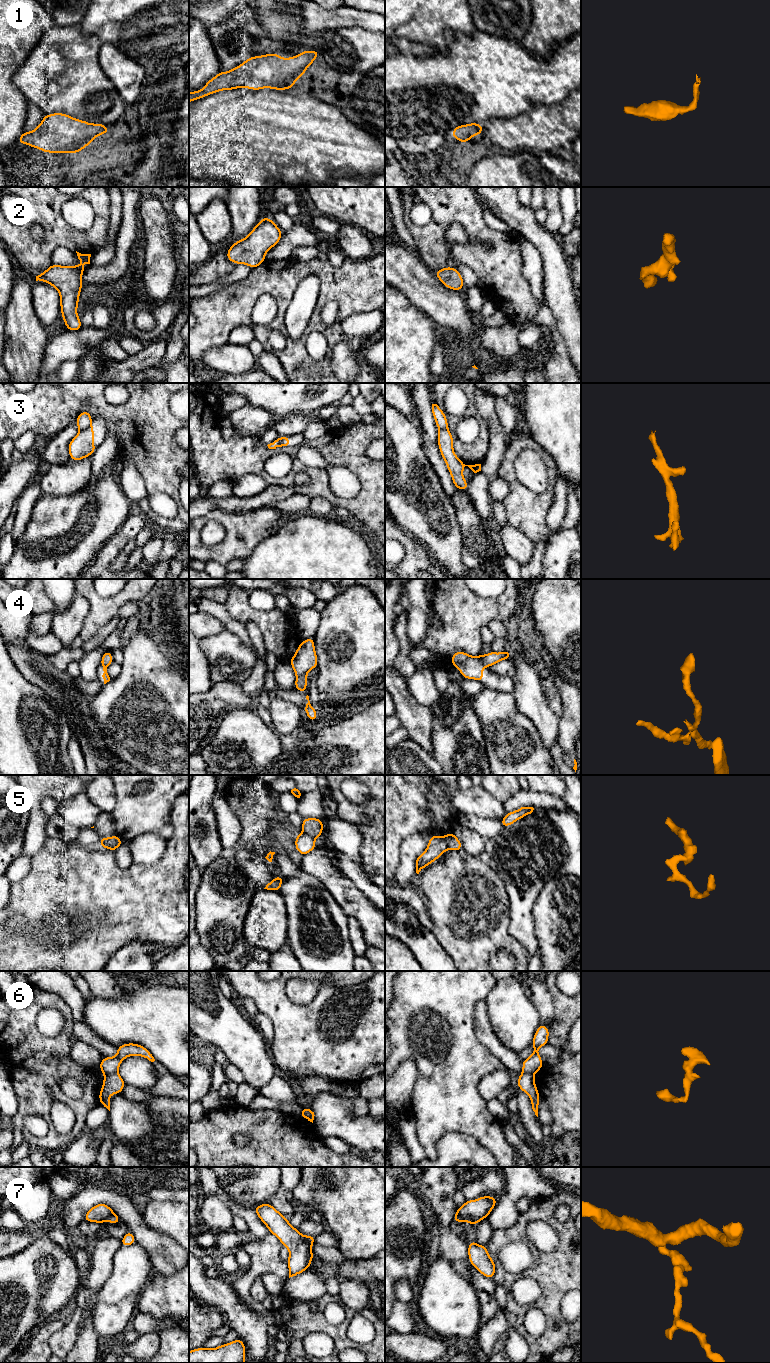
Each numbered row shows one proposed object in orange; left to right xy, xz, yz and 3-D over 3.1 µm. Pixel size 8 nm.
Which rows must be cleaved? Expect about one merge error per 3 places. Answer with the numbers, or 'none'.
3, 4, 5

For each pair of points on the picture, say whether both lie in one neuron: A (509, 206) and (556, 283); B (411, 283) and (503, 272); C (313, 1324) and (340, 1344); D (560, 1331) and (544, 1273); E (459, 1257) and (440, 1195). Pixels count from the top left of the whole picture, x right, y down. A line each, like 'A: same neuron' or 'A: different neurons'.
A: same neuron
B: different neurons
C: same neuron
D: same neuron
E: same neuron

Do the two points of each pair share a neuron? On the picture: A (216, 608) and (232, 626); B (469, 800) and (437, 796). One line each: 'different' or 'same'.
A: same
B: same

